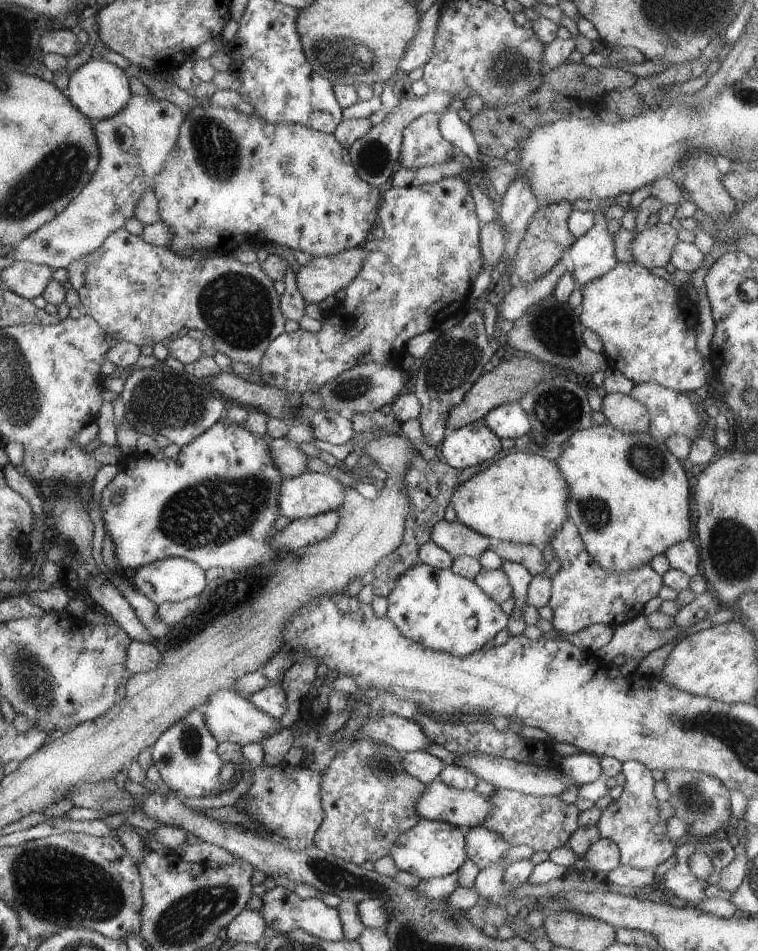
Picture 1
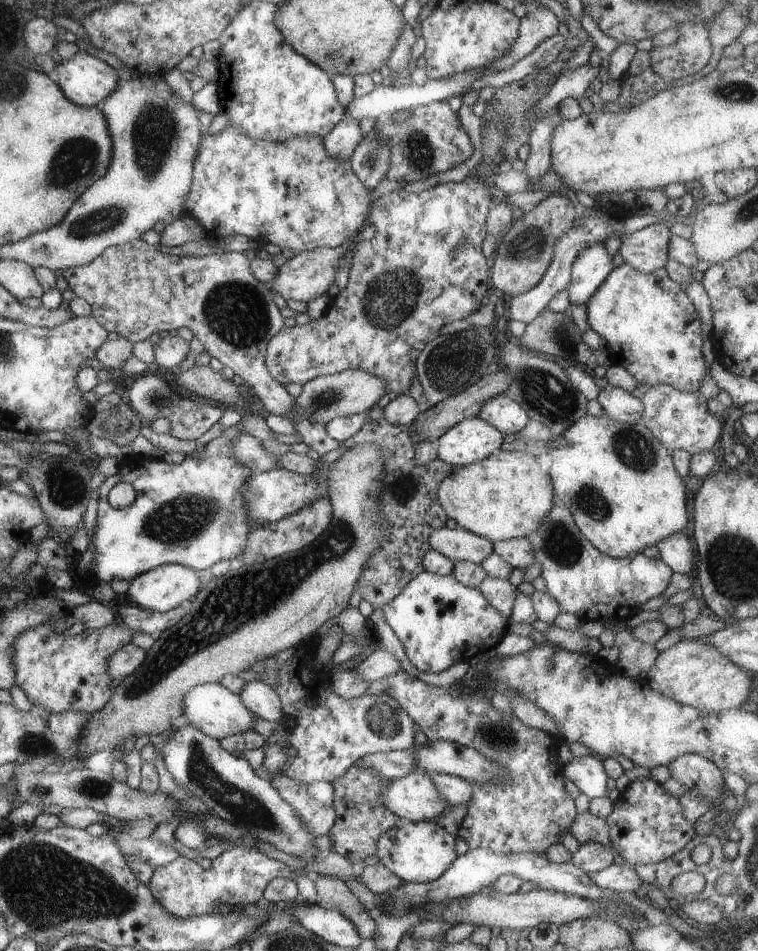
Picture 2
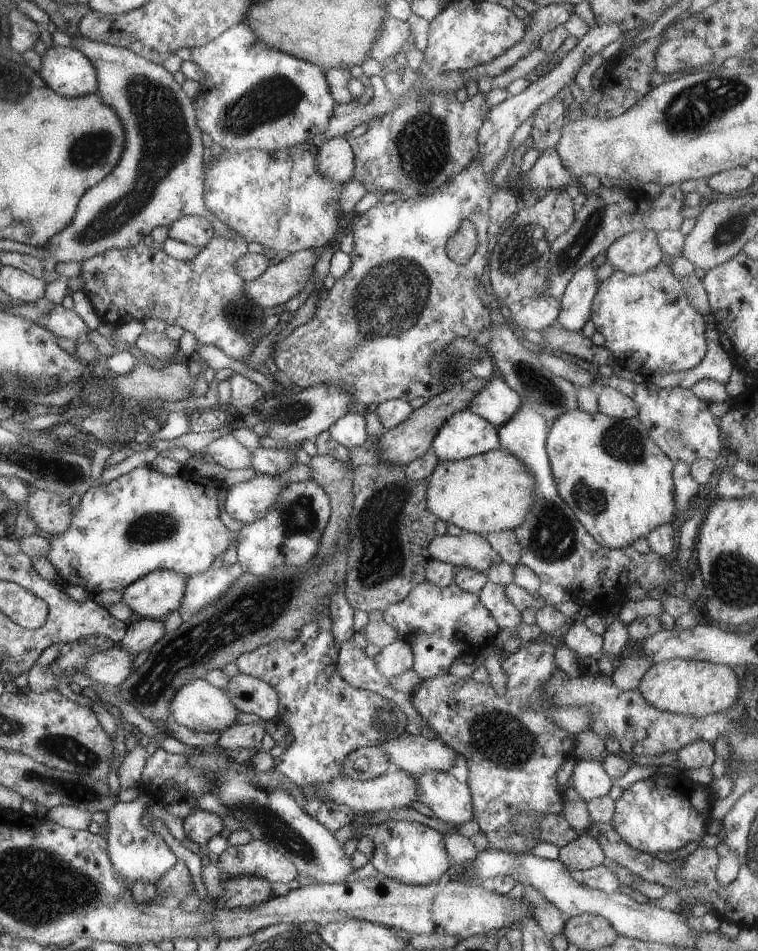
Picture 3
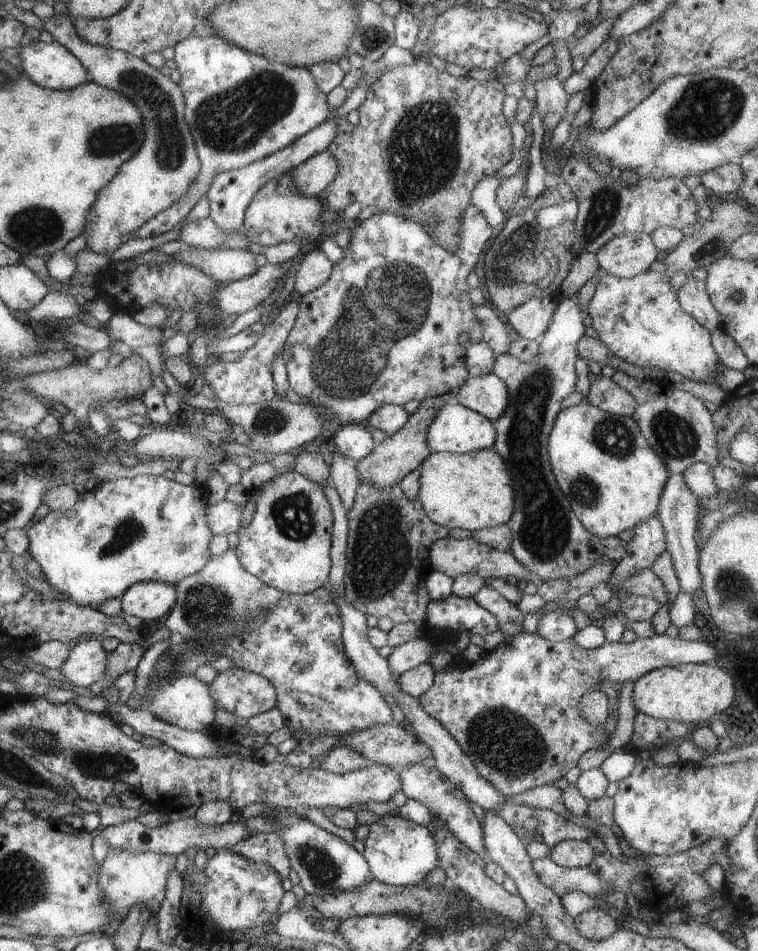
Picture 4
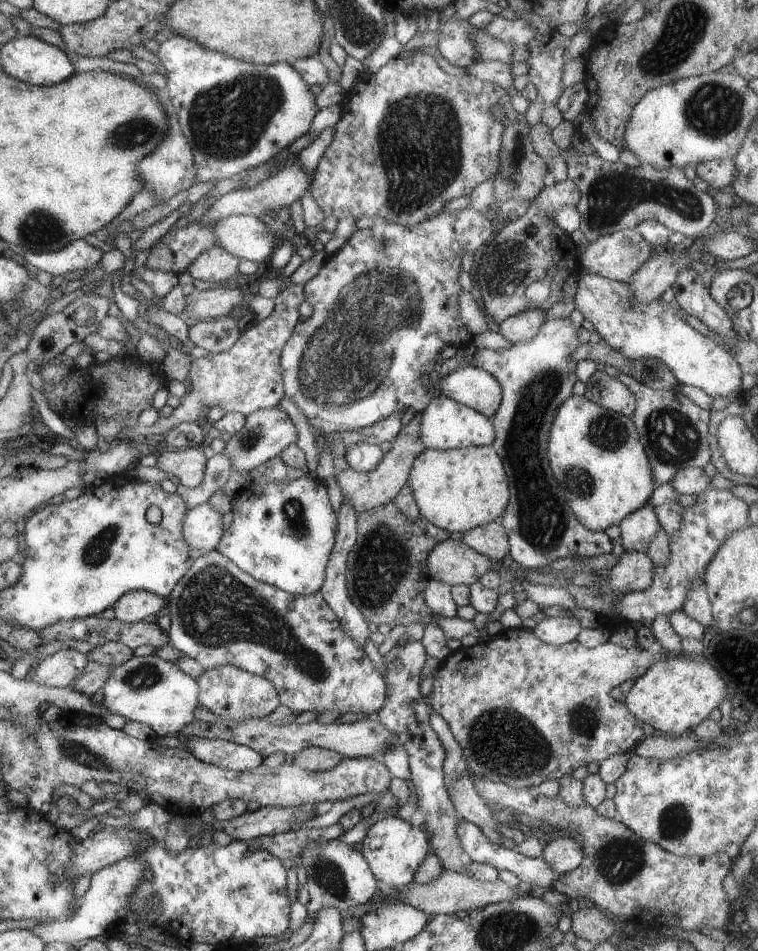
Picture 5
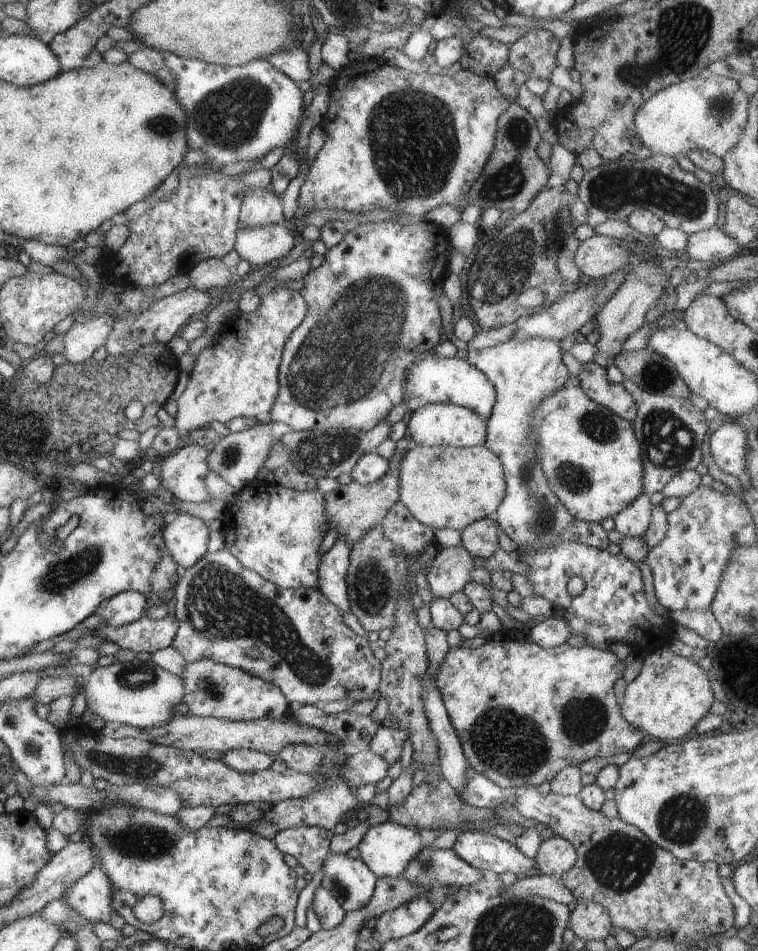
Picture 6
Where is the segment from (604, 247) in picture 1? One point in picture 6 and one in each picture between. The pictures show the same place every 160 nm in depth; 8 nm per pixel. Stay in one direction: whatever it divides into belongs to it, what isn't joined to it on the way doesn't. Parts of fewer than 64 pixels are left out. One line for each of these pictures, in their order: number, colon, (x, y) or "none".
2: (593, 266)
3: (576, 303)
4: (549, 540)
5: (536, 376)
6: (523, 373)

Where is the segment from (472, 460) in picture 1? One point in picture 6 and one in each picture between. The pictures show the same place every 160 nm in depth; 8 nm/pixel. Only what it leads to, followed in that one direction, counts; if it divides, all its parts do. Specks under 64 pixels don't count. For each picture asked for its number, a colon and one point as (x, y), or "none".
2: (473, 439)
3: (465, 434)
4: (456, 429)
5: (445, 424)
6: (451, 425)

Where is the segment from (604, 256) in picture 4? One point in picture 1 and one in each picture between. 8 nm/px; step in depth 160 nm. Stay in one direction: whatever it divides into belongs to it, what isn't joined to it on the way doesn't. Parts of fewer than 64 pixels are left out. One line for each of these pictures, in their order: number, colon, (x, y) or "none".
1: (652, 247)
2: (646, 250)
3: (634, 253)

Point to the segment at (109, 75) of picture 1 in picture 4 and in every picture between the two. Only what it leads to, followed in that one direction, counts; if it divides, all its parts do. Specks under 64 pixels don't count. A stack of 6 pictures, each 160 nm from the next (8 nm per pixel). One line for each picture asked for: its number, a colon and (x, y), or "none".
2: (85, 80)
3: (68, 71)
4: (51, 65)

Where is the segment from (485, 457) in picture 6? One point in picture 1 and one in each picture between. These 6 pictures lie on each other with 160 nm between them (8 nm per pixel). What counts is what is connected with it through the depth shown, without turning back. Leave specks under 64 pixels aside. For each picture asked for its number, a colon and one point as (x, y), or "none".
1: (522, 498)
2: (505, 496)
3: (493, 492)
4: (473, 491)
5: (457, 490)

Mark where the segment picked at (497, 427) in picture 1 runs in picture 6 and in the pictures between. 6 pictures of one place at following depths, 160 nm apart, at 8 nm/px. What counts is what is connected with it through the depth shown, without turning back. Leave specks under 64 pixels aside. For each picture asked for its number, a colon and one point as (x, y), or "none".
2: (502, 412)
3: (497, 403)
4: (487, 395)
5: (470, 386)
6: (434, 380)

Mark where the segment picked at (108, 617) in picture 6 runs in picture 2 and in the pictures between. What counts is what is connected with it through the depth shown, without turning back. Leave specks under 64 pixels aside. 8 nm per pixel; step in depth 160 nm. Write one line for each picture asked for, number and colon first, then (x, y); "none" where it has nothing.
2: (167, 587)
3: (154, 596)
4: (149, 601)
5: (133, 607)

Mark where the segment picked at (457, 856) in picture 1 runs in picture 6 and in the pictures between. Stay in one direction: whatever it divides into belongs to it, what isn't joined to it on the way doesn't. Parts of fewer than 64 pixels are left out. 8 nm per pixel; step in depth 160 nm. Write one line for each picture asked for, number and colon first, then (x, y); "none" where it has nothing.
2: (419, 852)
3: (406, 851)
4: (399, 852)
5: (394, 850)
6: (386, 849)

